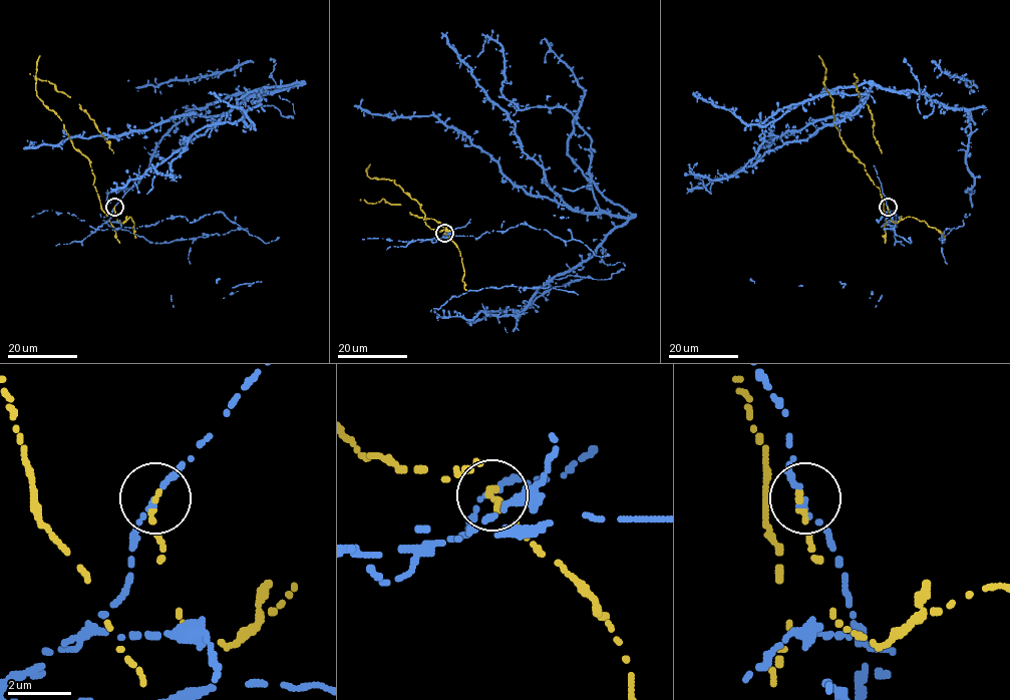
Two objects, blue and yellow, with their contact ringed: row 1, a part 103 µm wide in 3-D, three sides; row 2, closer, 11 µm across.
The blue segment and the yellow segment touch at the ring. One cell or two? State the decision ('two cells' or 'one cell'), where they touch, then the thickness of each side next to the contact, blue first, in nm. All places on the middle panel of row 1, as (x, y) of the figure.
two cells; place (444, 233); calibres 200 and 180 nm

